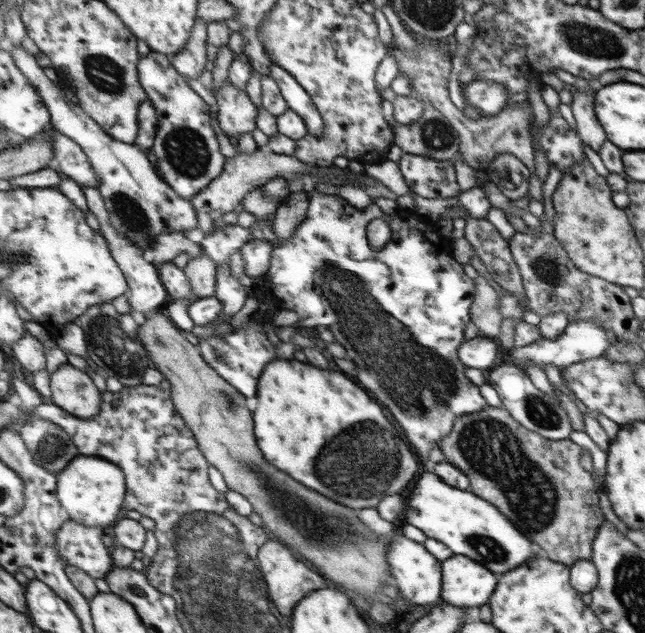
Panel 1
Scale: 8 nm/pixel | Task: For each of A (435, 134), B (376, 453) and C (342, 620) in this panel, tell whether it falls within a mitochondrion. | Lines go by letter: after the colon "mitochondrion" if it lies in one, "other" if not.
A: mitochondrion
B: mitochondrion
C: other

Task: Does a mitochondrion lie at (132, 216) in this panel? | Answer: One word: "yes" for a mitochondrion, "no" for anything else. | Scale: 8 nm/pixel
yes

